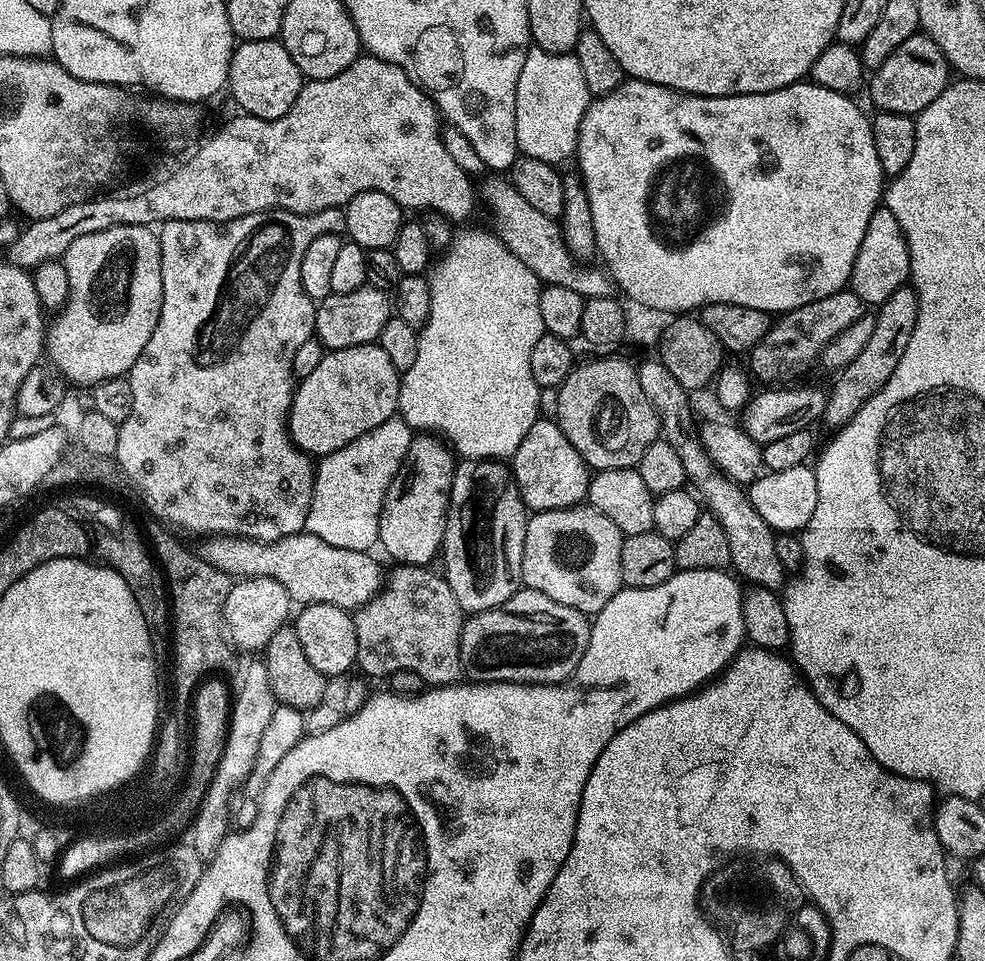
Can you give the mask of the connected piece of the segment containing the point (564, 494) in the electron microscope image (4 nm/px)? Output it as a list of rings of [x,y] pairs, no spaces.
[[[537,418],[534,426],[526,430],[526,438],[522,438],[522,446],[510,457],[512,476],[524,499],[524,507],[532,512],[545,512],[546,510],[558,510],[559,508],[577,507],[587,497],[590,469],[584,459],[570,446],[570,438],[562,434],[559,424],[552,418]]]

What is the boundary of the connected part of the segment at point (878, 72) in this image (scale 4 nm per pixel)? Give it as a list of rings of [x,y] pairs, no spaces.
[[[917,34],[906,38],[882,66],[878,66],[870,76],[866,84],[866,93],[872,99],[872,104],[880,112],[893,112],[913,118],[920,115],[934,98],[943,94],[944,89],[949,87],[950,69],[948,59],[938,50],[938,46],[926,35]]]

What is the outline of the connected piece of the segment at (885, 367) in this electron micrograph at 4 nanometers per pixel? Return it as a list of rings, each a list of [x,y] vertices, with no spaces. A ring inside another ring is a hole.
[[[905,286],[894,290],[886,302],[882,302],[874,312],[876,321],[874,322],[874,334],[862,346],[862,354],[854,358],[844,368],[839,369],[836,385],[832,388],[832,393],[827,393],[824,402],[823,423],[843,426],[851,422],[854,414],[862,410],[865,402],[880,392],[886,382],[890,382],[890,374],[898,370],[898,362],[902,362],[902,354],[906,351],[906,345],[910,343],[910,334],[914,334],[914,322],[918,322],[918,298],[916,291],[910,286]]]

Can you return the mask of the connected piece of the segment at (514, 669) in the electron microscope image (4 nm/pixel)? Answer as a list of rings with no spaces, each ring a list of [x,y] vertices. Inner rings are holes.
[[[521,587],[506,603],[465,619],[460,639],[460,666],[463,675],[478,684],[561,684],[571,676],[578,662],[582,662],[591,633],[592,626],[585,613],[562,606],[562,602],[554,602],[554,598],[546,598],[538,590]]]

